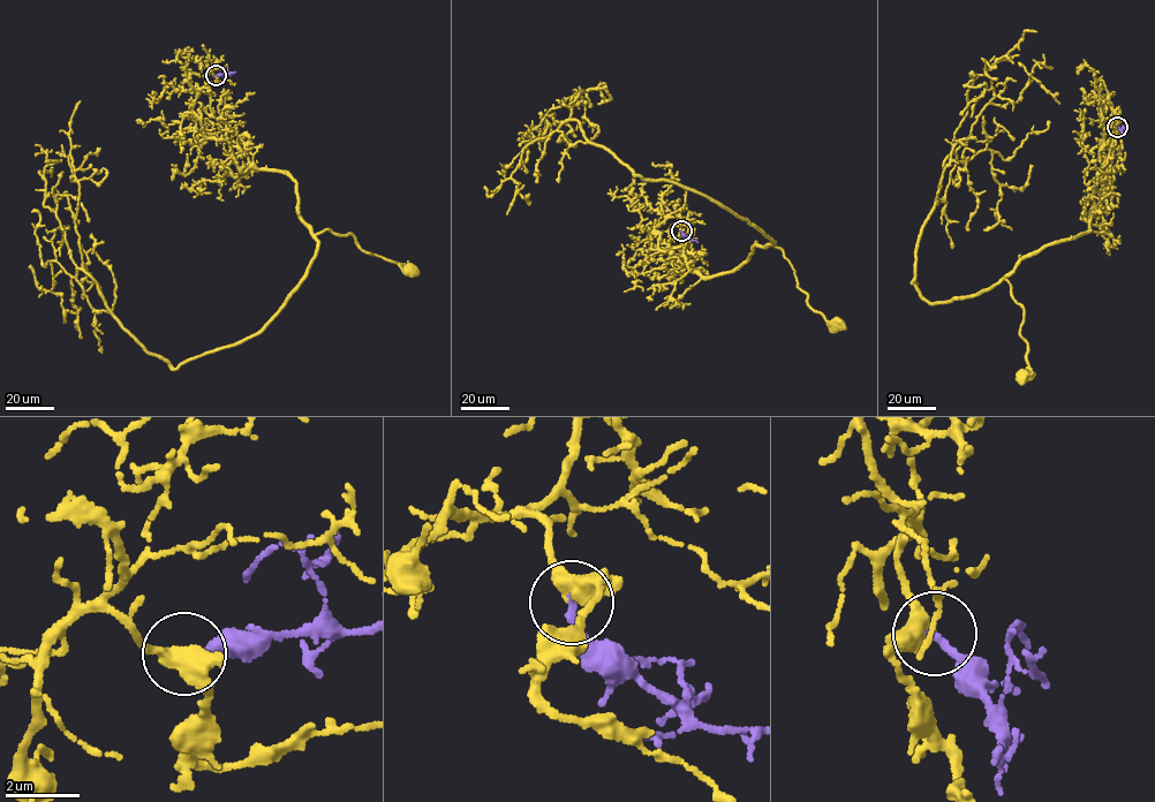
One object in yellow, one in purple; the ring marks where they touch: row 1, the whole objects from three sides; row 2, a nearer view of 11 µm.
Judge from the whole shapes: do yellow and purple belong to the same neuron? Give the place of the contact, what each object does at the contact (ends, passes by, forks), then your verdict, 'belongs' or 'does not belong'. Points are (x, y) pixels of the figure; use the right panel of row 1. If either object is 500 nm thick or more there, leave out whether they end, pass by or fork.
place (1117, 127); yellow passes by; purple ends; belongs

